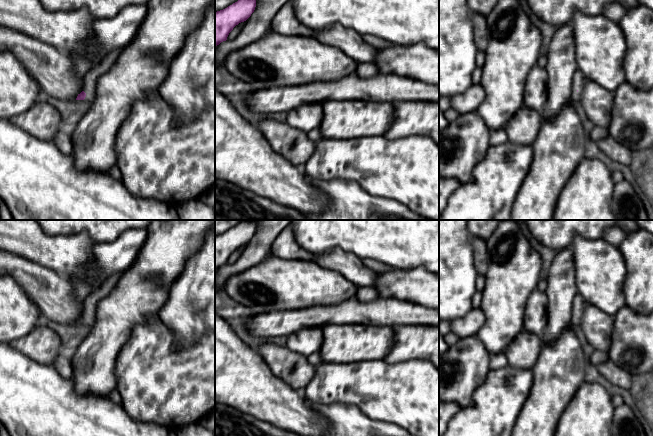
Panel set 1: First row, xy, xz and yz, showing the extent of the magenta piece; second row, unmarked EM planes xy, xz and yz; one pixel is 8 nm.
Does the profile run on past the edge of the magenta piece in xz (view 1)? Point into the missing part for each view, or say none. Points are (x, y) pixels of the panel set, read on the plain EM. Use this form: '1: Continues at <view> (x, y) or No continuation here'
1: No continuation here

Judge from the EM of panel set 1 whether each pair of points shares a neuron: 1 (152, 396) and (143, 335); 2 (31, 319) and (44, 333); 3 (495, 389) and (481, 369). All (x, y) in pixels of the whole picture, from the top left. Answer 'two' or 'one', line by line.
1: one
2: two
3: two

